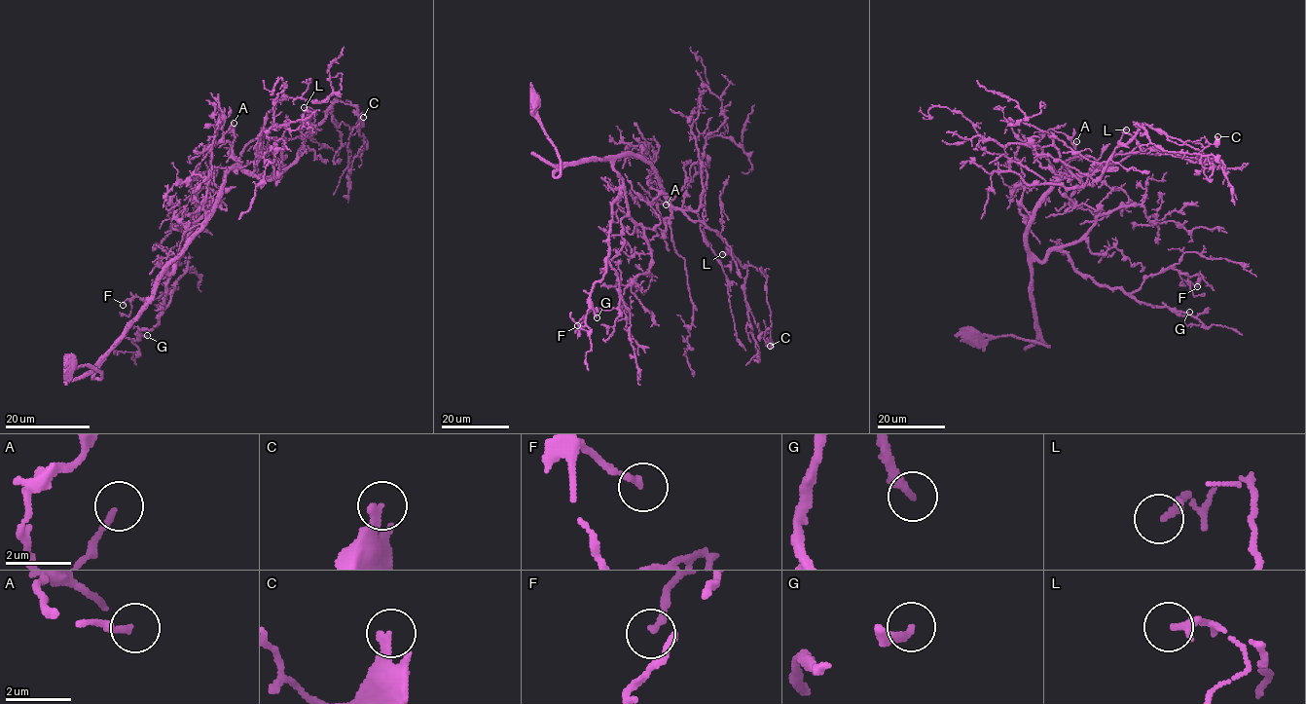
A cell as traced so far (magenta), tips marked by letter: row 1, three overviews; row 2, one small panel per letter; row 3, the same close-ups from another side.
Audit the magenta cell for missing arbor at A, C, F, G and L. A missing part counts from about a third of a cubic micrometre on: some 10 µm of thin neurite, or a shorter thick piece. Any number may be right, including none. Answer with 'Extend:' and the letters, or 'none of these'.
Extend: G

